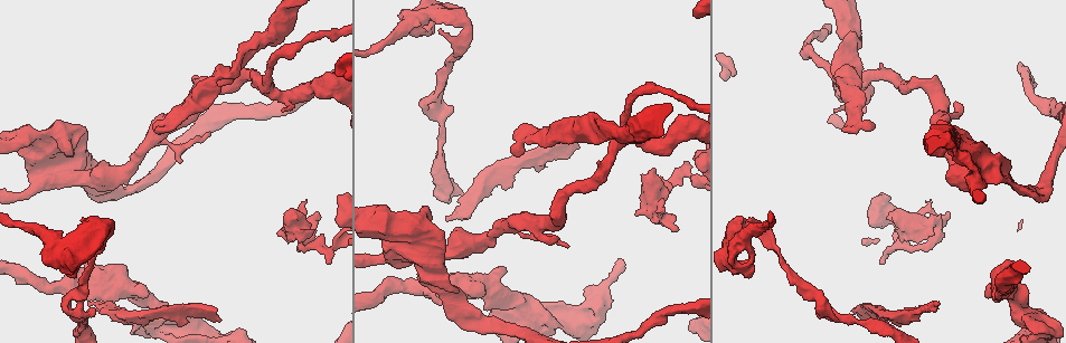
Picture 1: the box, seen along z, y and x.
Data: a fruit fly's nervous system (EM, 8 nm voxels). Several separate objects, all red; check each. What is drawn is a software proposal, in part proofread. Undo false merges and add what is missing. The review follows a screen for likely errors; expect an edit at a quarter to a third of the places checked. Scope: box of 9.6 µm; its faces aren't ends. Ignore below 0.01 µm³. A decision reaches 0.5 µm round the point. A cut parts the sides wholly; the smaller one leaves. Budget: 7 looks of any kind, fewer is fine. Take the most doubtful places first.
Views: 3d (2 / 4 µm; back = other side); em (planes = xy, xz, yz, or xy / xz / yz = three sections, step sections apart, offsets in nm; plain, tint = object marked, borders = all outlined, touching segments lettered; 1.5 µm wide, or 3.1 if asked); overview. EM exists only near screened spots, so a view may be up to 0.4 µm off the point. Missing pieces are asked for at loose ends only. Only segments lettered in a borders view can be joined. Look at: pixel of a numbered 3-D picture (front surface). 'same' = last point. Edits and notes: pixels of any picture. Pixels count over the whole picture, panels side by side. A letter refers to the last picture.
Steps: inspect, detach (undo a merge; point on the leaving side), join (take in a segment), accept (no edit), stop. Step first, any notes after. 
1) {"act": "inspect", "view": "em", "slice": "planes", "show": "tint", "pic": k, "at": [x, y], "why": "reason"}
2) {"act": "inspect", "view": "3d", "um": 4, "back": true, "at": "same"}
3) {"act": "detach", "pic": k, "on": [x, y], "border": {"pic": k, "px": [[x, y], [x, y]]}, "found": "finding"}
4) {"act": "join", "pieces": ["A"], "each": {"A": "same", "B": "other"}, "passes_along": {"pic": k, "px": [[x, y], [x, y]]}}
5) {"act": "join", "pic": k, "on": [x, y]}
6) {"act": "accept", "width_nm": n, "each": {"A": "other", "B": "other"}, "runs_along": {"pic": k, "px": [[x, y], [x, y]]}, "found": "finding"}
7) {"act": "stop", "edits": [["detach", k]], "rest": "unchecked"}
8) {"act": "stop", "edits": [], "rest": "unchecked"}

{"act": "inspect", "view": "3d", "um": 2, "back": true, "pic": 1, "at": [89, 303], "why": "free end"}

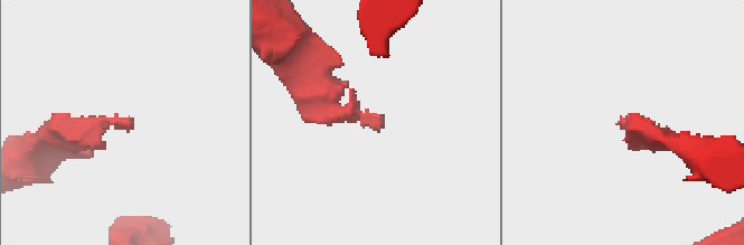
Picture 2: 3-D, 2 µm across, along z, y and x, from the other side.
{"act": "inspect", "view": "em", "slice": "xz", "step": 8, "show": "tint", "pic": 2, "at": [382, 126]}

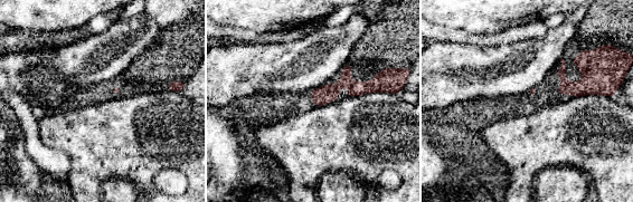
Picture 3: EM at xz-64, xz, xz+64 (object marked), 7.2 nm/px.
{"act": "inspect", "view": "em", "slice": "planes", "show": "borders", "at": "same"}

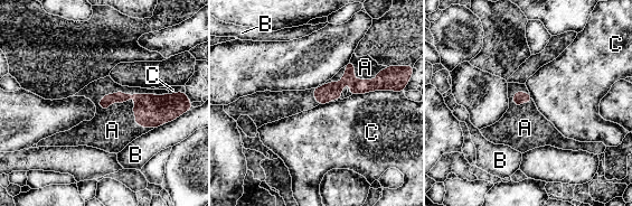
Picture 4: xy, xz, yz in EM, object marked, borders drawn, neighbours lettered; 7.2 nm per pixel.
{"act": "join", "pieces": ["A"], "each": {"A": "same", "B": "other", "C": "other"}, "passes_along": {"pic": 4, "px": [[150, 110], [135, 101], [115, 129]]}, "found": "it goes on there"}

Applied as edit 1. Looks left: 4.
{"act": "inspect", "view": "overview"}

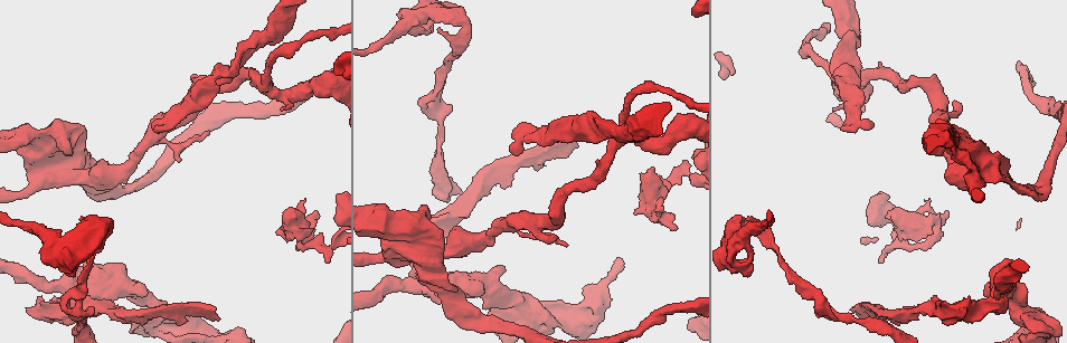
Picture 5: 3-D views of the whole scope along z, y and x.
{"act": "inspect", "view": "em", "slice": "planes", "show": "borders", "pic": 5, "at": [263, 84], "why": "three-way junction"}

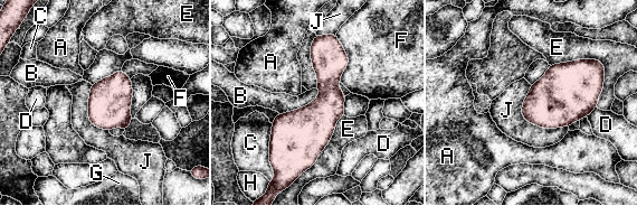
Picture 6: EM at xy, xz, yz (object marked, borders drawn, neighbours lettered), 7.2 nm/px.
{"act": "accept", "width_nm": 170, "each": {"A": "other", "B": "other", "C": "other", "D": "other", "E": "other", "F": "other", "G": "other", "H": "other", "J": "other"}, "border": {"pic": 6, "px": [[530, 85], [522, 115], [568, 128]]}, "found": "all the same neuron"}

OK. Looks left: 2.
{"act": "inspect", "view": "3d", "um": 2, "pic": 5, "at": [28, 307], "why": "thick end"}

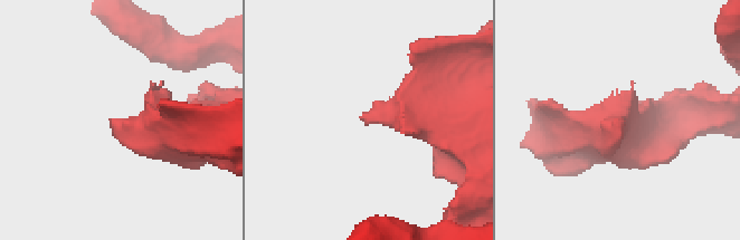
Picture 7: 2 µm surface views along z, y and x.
{"act": "inspect", "view": "em", "slice": "planes", "show": "borders", "pic": 7, "at": [624, 121]}

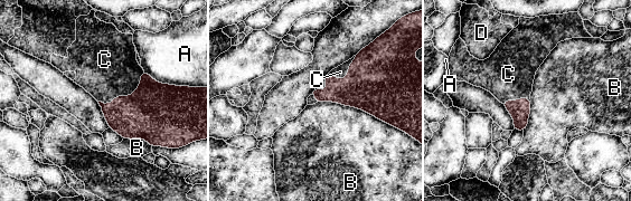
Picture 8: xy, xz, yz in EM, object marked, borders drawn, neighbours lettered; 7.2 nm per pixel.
{"act": "join", "pieces": ["C"], "longest_contact_nm": ["B", 550], "each": {"A": "other", "B": "other", "C": "same", "D": "other"}, "passes_along": {"pic": 8, "px": [[156, 112], [126, 96], [107, 67]]}, "found": "the neuron continues"}

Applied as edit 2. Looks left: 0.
{"act": "stop", "edits": [["join", 4], ["join", 8]], "rest": "unchecked"}

